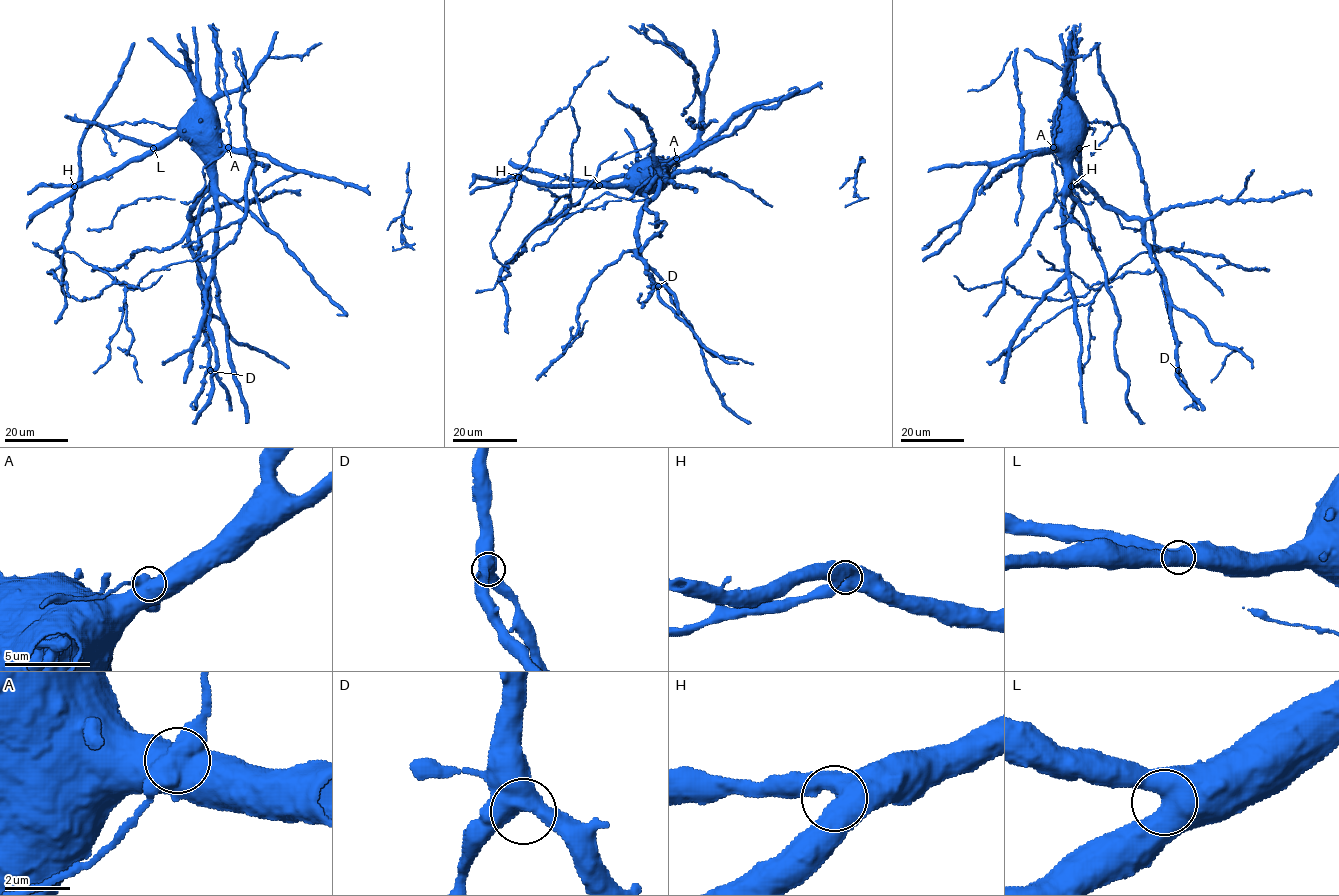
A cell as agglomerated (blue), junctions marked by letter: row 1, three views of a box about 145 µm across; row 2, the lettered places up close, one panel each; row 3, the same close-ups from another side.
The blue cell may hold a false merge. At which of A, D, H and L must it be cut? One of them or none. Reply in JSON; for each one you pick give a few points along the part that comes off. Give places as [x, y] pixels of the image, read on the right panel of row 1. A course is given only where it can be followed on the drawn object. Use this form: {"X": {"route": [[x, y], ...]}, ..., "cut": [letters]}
{"cut": []}

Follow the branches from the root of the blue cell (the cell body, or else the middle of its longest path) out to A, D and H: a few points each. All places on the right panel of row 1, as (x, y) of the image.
A: (1065, 110), (1054, 118), (1053, 136), (1057, 145), (1053, 148)
D: (1065, 110), (1056, 120), (1064, 163), (1105, 204), (1141, 223), (1143, 242), (1163, 276), (1178, 370)
H: (1065, 110), (1068, 122), (1078, 136), (1079, 177), (1071, 186)

